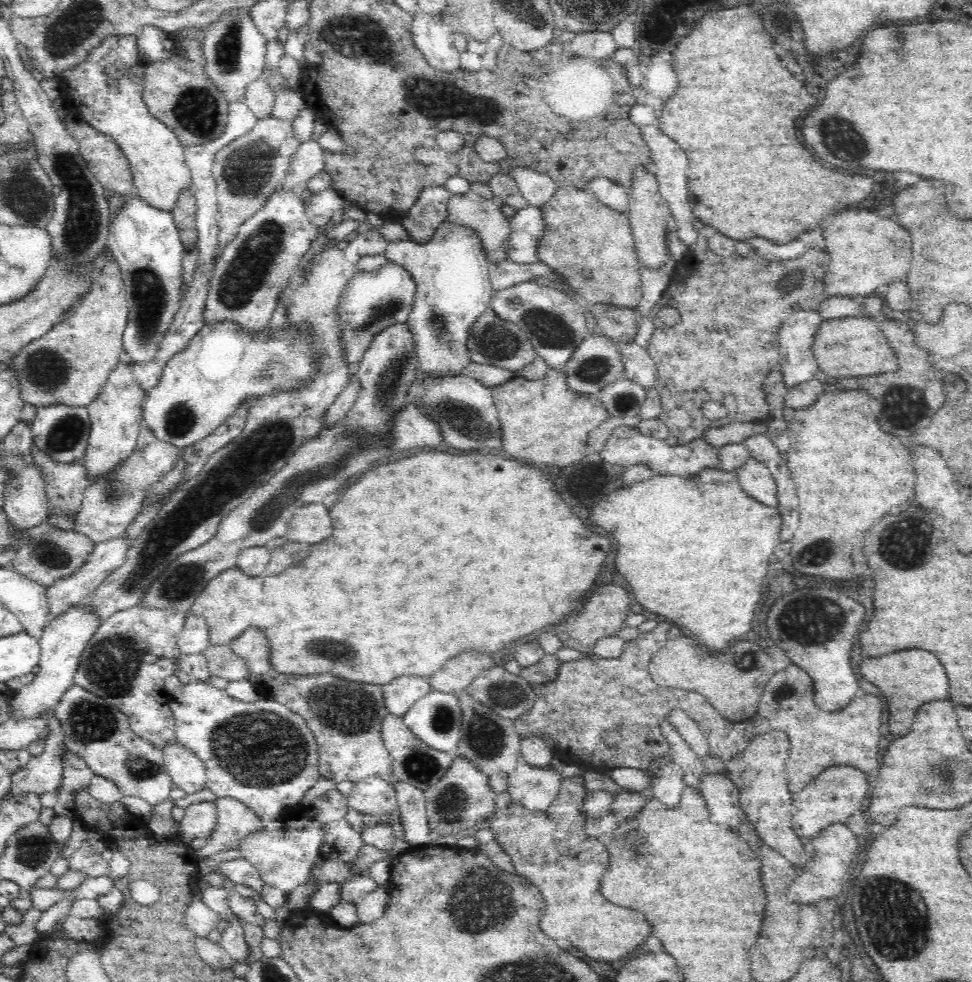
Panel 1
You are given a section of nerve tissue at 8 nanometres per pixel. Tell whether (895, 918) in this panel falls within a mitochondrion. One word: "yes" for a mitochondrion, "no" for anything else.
yes

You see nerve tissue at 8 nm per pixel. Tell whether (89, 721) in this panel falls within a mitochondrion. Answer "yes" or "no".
yes

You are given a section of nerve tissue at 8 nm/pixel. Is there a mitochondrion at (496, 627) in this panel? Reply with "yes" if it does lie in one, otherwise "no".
no

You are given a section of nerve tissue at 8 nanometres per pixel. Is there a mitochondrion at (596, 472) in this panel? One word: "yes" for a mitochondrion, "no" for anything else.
no

